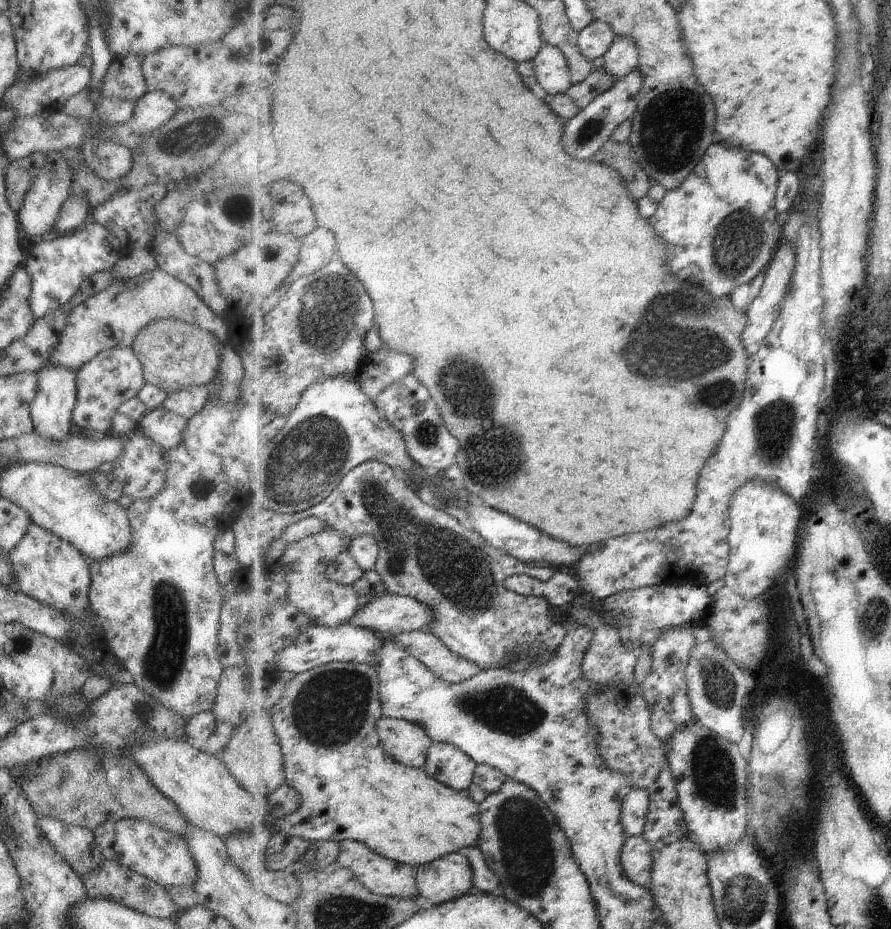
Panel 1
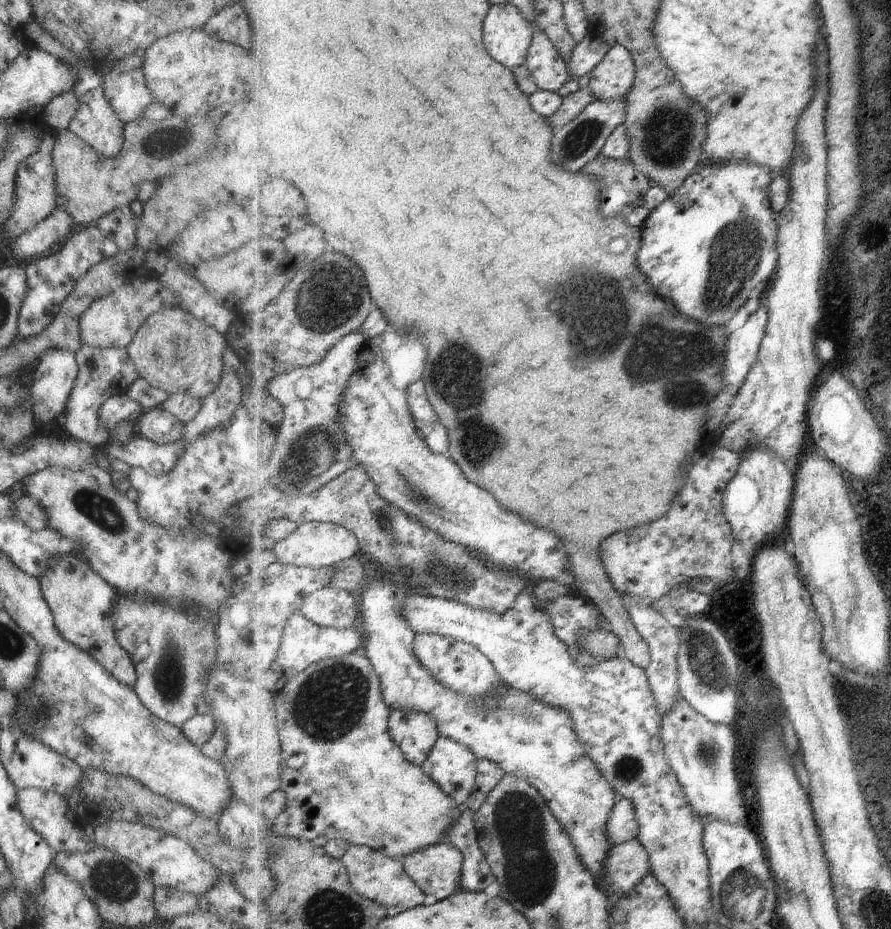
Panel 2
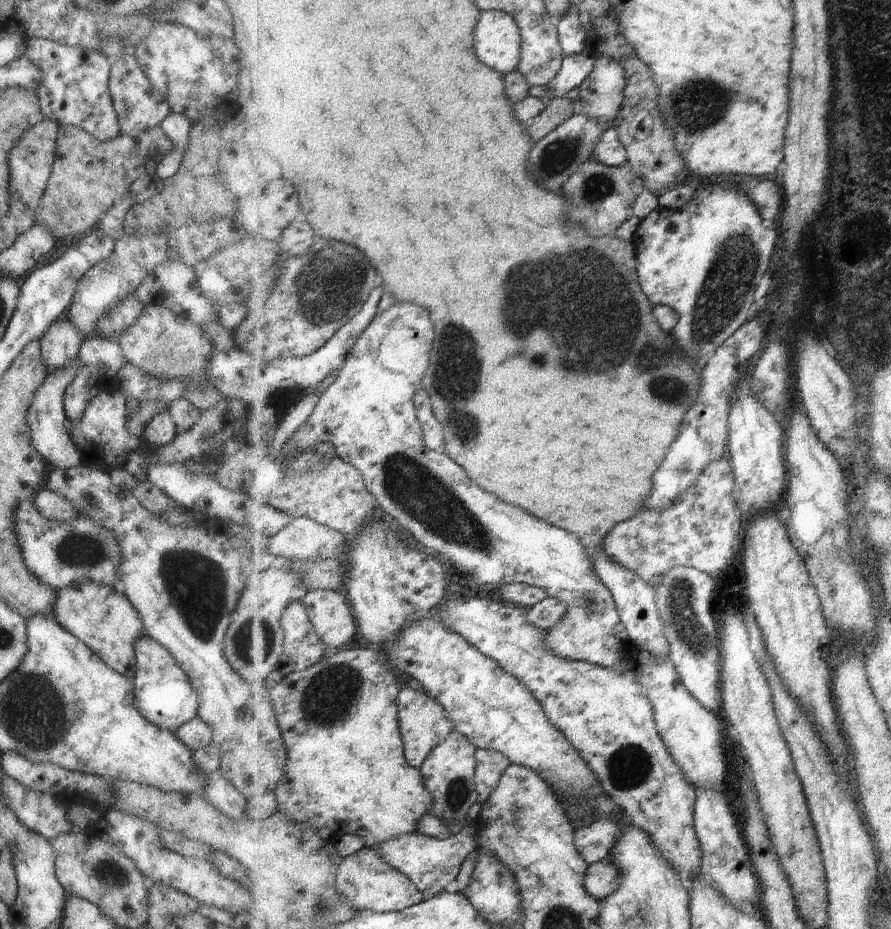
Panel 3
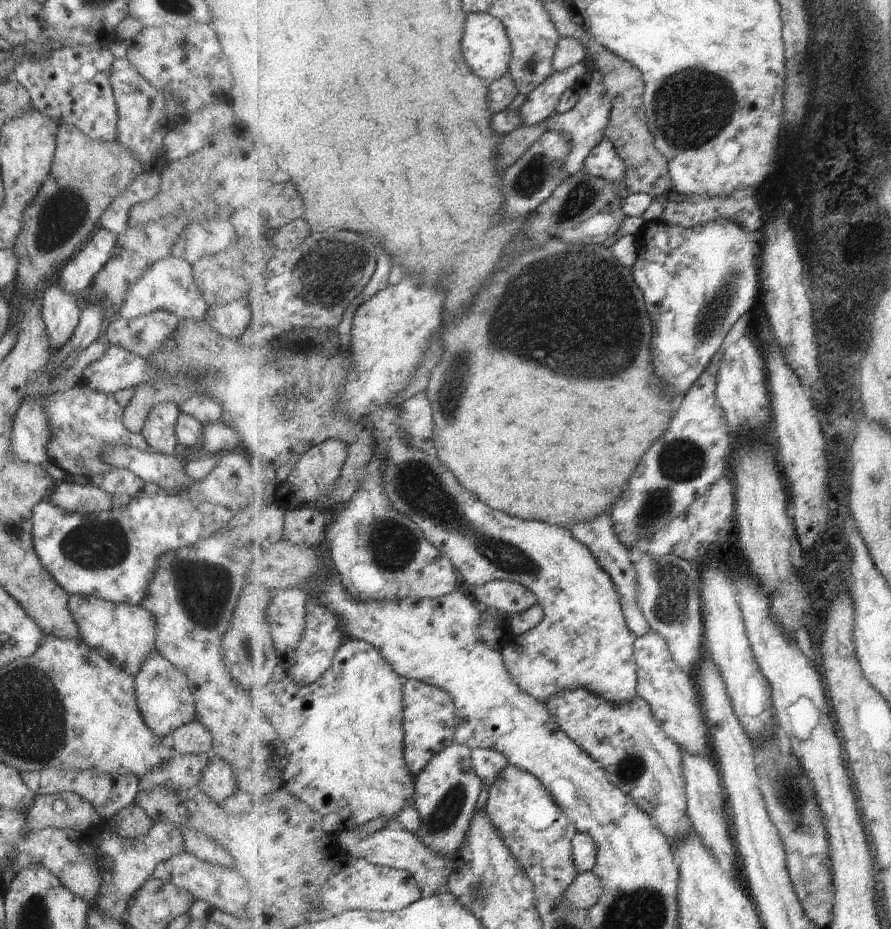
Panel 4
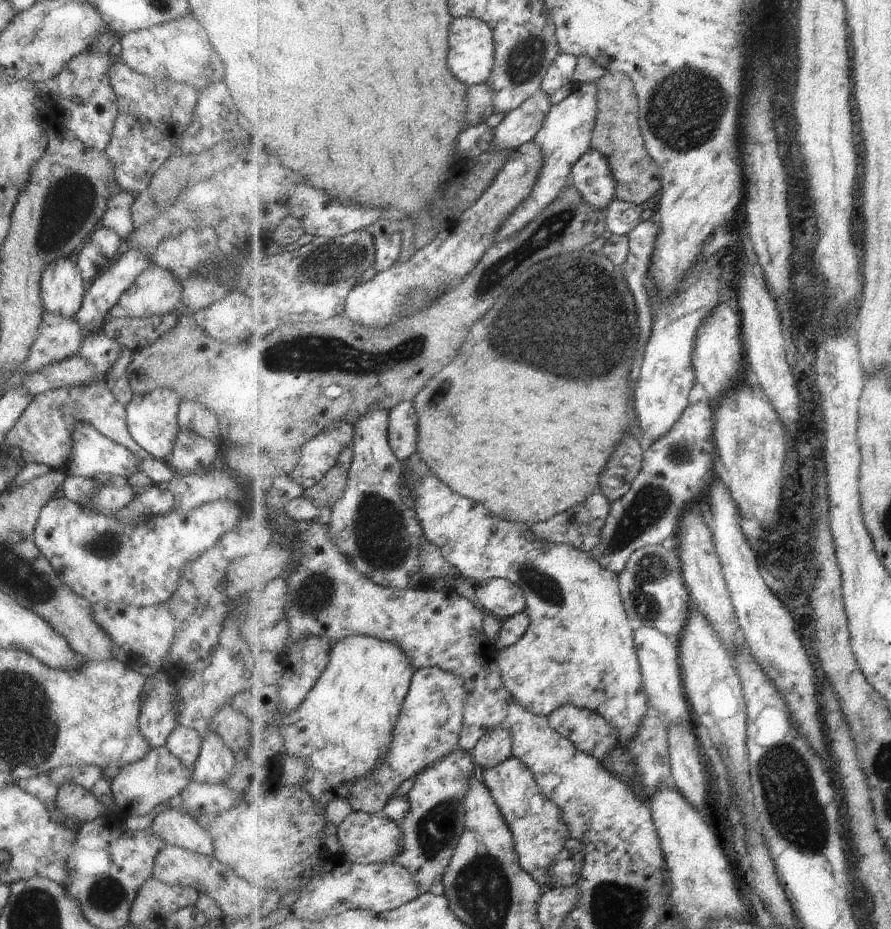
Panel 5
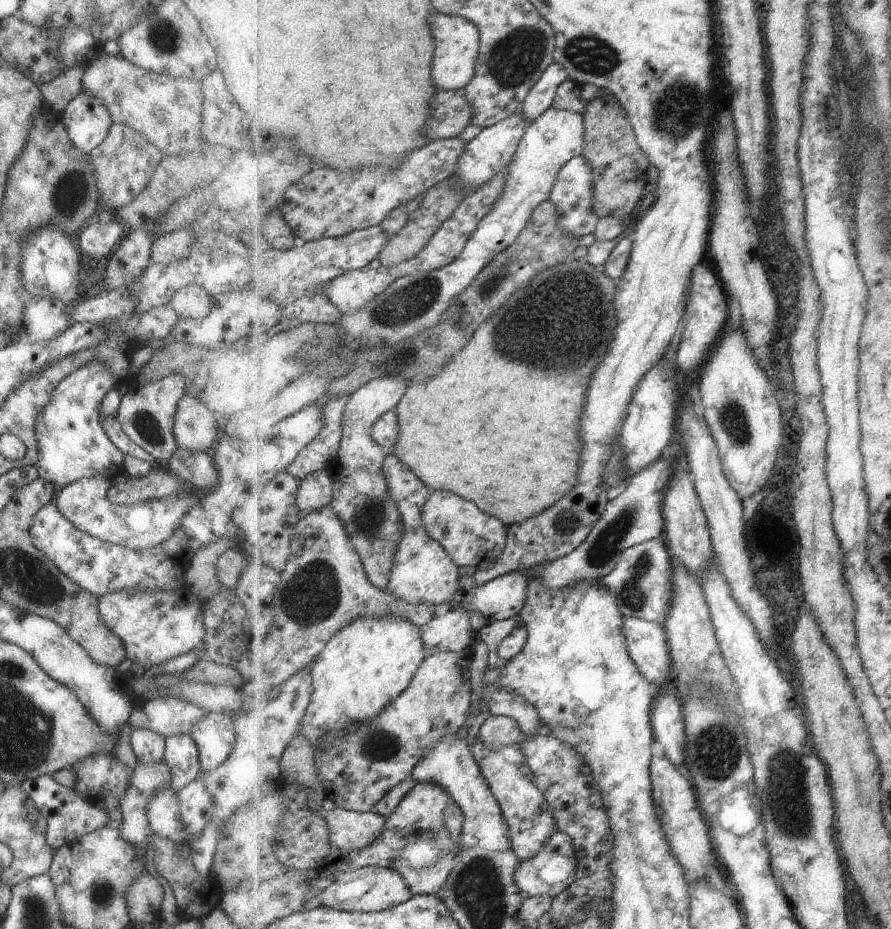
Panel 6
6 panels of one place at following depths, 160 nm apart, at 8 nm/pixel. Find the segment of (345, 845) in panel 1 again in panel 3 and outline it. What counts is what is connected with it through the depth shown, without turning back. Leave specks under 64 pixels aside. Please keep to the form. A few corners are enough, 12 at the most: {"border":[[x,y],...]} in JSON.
{"border":[[367,846],[344,858],[336,887],[359,912],[428,898]]}

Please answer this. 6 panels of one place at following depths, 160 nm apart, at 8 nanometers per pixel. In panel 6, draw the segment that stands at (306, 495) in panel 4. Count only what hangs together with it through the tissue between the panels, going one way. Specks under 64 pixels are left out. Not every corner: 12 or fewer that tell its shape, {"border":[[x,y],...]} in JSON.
{"border":[[349,397],[324,403],[318,437],[287,471],[299,480],[329,470],[343,436]]}

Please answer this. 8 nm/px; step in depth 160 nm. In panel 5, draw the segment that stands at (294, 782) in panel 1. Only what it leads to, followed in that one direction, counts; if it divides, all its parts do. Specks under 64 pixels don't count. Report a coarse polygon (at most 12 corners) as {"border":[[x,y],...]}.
{"border":[[365,635],[333,644],[295,710],[272,677],[229,707],[276,727],[325,806],[380,769],[419,670]]}

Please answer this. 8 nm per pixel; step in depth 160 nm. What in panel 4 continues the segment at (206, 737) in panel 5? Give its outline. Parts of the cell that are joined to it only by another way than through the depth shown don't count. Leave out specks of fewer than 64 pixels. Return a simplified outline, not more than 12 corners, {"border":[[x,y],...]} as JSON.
{"border":[[211,752],[196,786],[219,804],[237,790],[228,764]]}

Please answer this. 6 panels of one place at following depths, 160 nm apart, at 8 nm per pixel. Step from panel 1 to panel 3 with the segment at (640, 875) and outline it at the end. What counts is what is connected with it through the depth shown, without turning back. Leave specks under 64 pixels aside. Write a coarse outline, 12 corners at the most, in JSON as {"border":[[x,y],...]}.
{"border":[[611,859],[590,864],[586,889],[603,902],[620,889]]}

